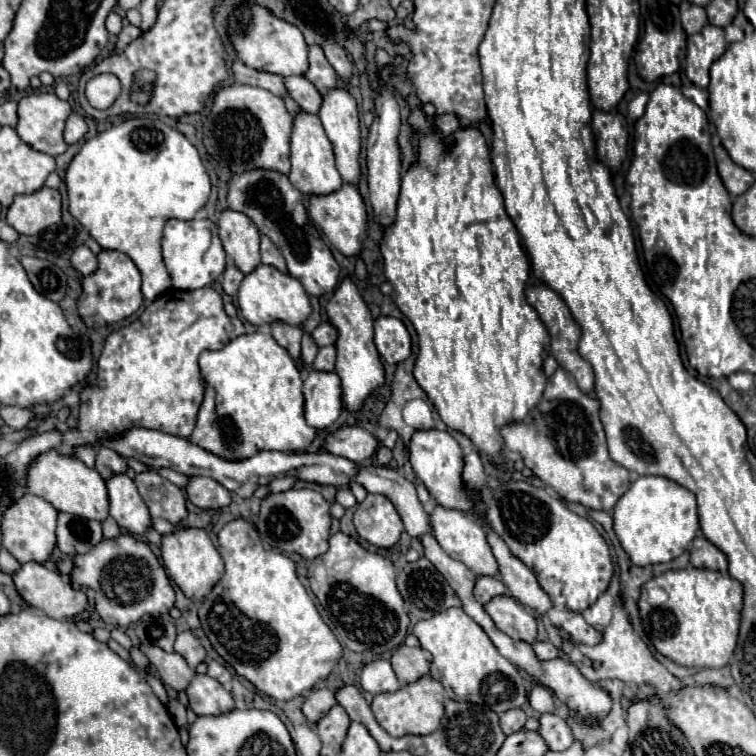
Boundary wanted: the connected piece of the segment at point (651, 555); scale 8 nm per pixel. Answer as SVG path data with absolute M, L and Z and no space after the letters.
M637 477L631 489L617 501L613 509L613 529L621 547L635 565L669 563L679 557L699 531L699 513L695 493L673 483L667 477Z

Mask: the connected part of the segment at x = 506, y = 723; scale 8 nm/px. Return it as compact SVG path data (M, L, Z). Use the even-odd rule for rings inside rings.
M509 709L499 717L499 725L501 725L505 735L511 735L511 733L519 731L525 721L527 721L527 717L525 717L525 713L521 709Z

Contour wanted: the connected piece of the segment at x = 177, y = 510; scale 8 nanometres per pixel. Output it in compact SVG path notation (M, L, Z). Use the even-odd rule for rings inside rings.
M147 469L137 473L135 485L153 517L161 517L177 525L187 515L185 491L163 479L157 471Z

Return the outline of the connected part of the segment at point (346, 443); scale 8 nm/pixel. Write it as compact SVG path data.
M341 425L335 431L327 431L323 439L323 449L333 455L341 455L355 463L361 463L373 455L373 451L377 449L377 439L357 425Z

